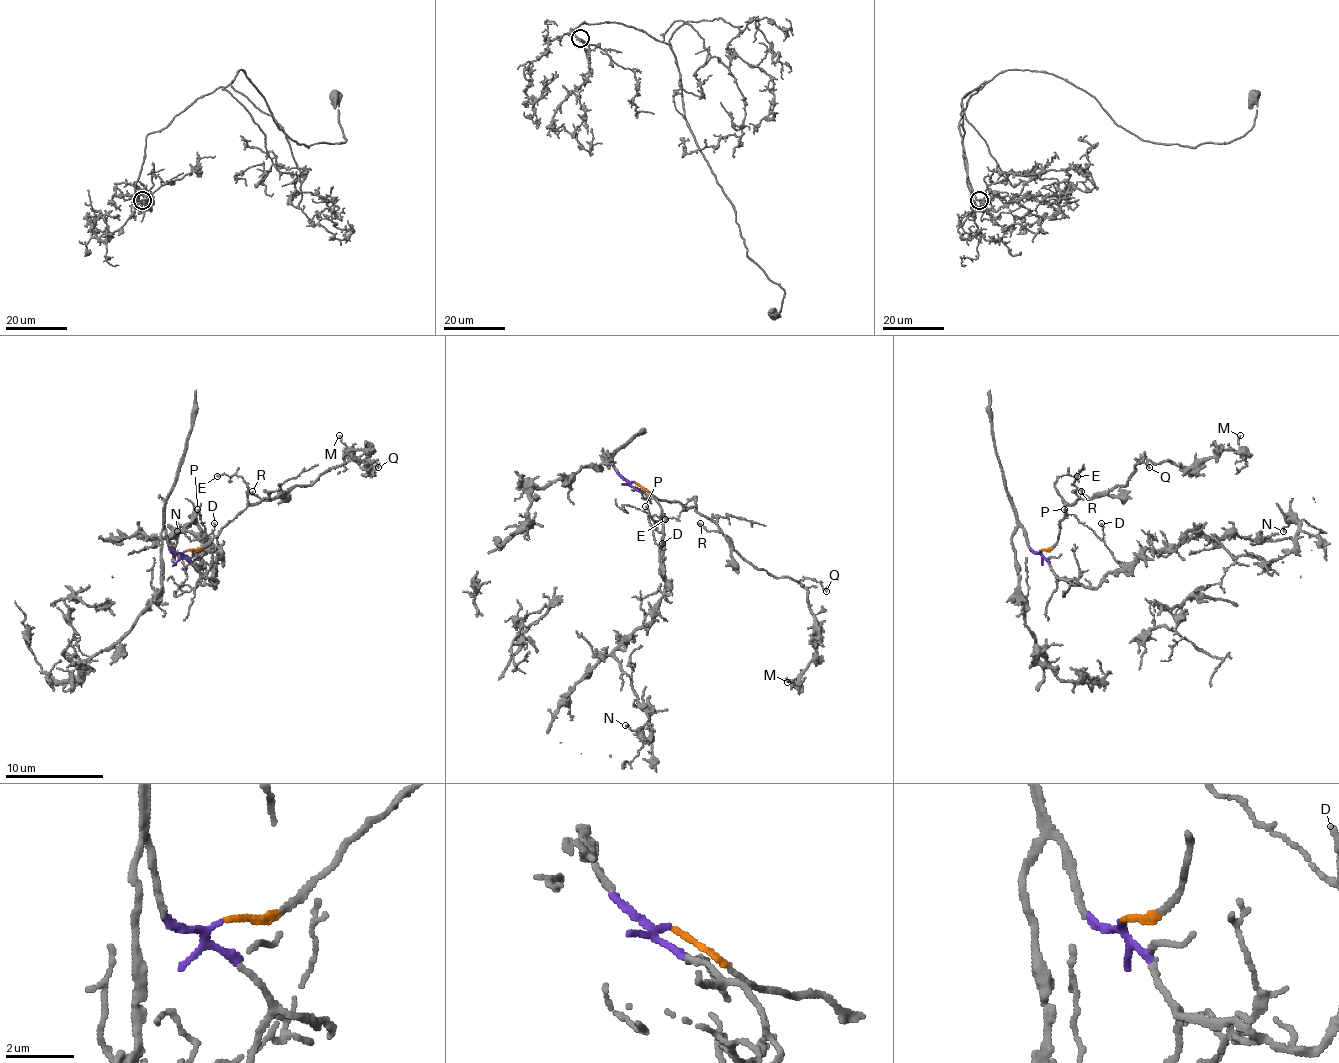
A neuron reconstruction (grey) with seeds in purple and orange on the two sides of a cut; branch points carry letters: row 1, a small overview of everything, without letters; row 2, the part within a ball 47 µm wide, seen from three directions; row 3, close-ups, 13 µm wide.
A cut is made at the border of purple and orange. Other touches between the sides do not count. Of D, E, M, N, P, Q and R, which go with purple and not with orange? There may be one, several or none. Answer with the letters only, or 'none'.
D, N, P

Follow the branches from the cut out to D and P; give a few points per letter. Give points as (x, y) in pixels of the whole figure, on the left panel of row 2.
D: (186, 552), (181, 554), (216, 586), (211, 544), (214, 522)
P: (186, 552), (181, 554), (216, 586), (211, 542), (196, 510)

